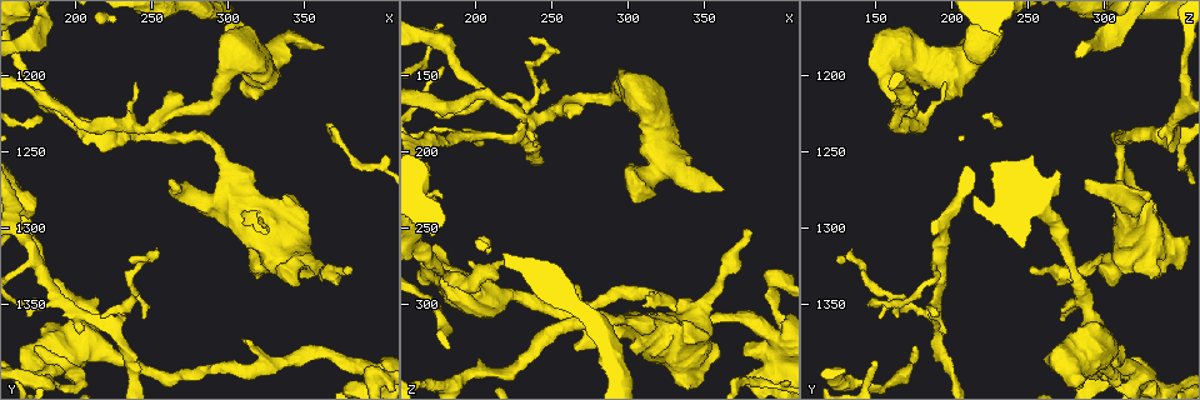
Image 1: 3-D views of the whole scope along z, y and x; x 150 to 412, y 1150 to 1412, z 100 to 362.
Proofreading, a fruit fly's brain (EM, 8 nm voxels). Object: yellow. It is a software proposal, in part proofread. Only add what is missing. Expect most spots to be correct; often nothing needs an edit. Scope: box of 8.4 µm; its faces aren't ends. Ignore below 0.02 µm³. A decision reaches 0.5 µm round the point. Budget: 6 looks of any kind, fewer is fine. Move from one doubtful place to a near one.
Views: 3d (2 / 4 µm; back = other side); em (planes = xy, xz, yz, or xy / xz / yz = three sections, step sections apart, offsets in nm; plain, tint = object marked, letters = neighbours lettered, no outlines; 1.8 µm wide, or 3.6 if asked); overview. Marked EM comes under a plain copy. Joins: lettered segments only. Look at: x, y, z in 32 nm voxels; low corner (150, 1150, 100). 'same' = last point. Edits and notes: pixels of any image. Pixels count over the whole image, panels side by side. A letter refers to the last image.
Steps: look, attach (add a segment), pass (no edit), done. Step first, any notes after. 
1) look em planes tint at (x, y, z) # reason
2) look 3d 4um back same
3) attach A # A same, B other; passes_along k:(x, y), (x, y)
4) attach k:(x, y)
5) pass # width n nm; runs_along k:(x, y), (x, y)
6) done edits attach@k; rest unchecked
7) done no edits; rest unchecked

look 3d 2um at (182, 1182, 308) # branch stops here

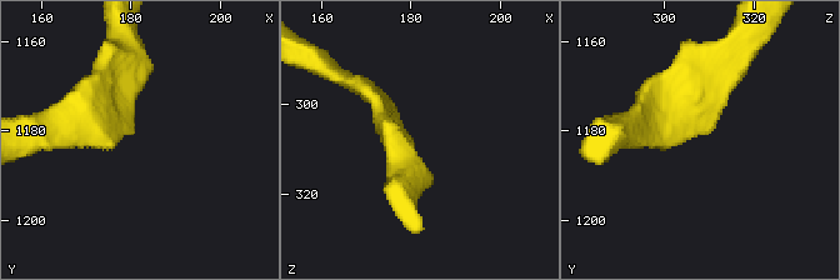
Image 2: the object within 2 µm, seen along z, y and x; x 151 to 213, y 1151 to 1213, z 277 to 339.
look em xy step 16 tint at (181, 1181, 309)

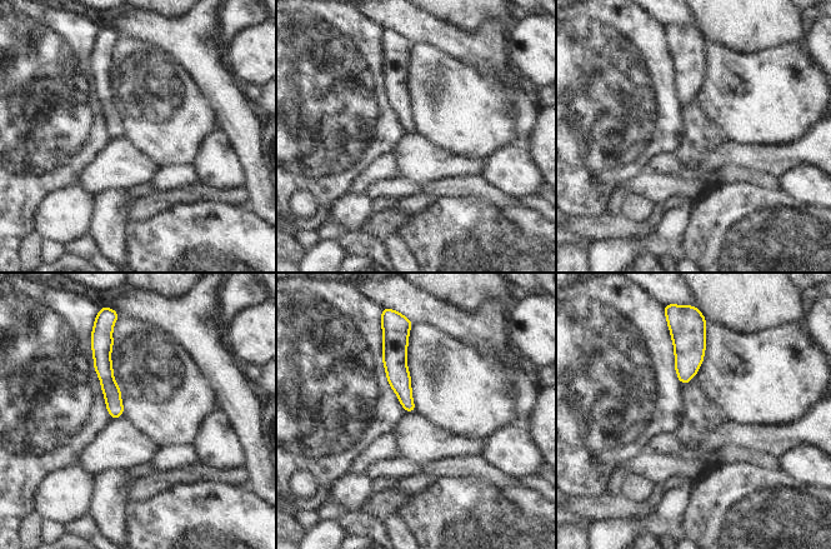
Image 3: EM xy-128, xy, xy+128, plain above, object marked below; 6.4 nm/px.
look em planes letters same

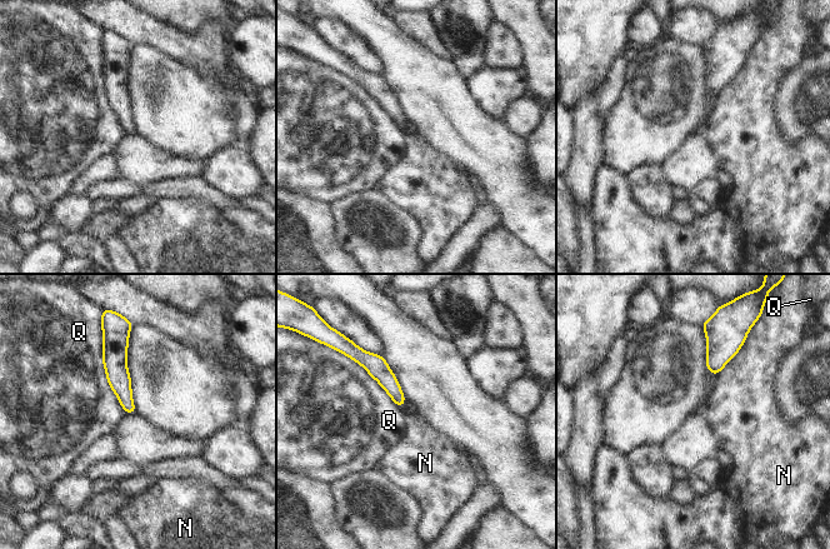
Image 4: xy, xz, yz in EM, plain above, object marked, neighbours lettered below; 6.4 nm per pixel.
pass # N other, Q other; border 4:(745, 342), (718, 375); none of them fits

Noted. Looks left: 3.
look 3d 2um at (172, 1378, 176) # free end

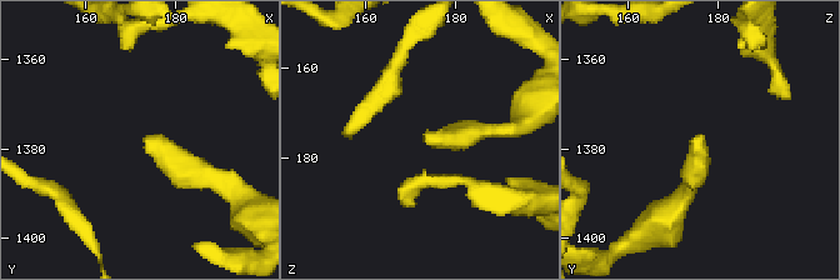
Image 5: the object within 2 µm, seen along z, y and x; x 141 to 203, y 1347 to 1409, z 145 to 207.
look em planes letters at (173, 1377, 176) # shape alone is not enough

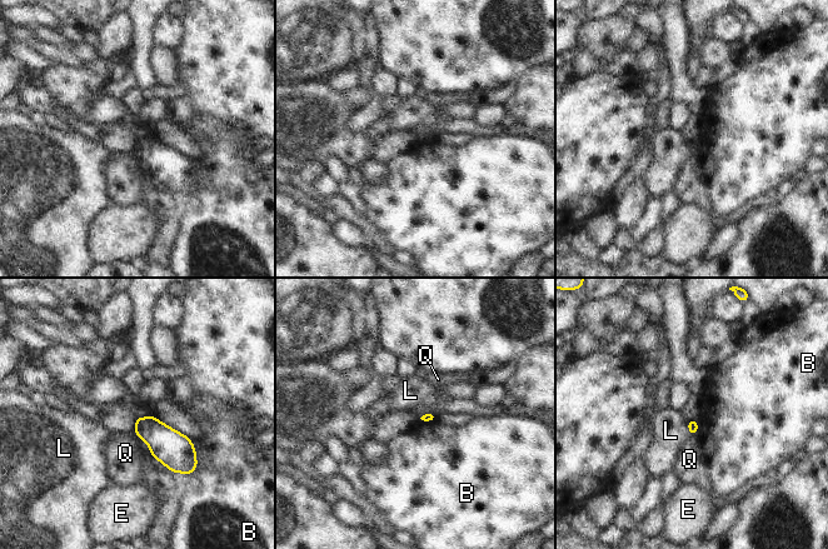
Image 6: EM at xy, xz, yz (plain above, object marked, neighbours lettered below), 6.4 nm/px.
pass # longest_contact Q 380 nm; B other, E other, L other, Q other; no lettered segment goes on from it

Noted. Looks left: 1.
look em planes letters at (362, 1182, 224) # branch stops here

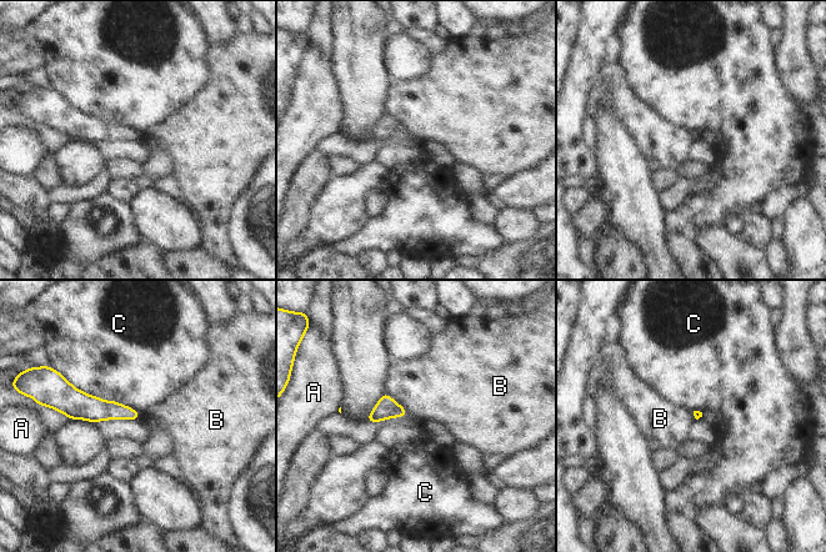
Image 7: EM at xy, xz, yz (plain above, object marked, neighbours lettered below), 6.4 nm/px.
pass # A other, B other, C other; border 7:(385, 392), (409, 414); none of them fits

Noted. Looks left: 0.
done no edits; rest unchecked

